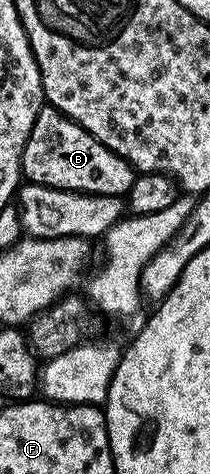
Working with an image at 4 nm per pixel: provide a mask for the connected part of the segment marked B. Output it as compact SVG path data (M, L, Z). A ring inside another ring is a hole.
M44 104L33 123L33 131L23 148L22 176L33 185L48 185L54 189L70 189L73 193L96 193L110 197L130 194L137 176L136 170L123 157L99 142L76 121Z

